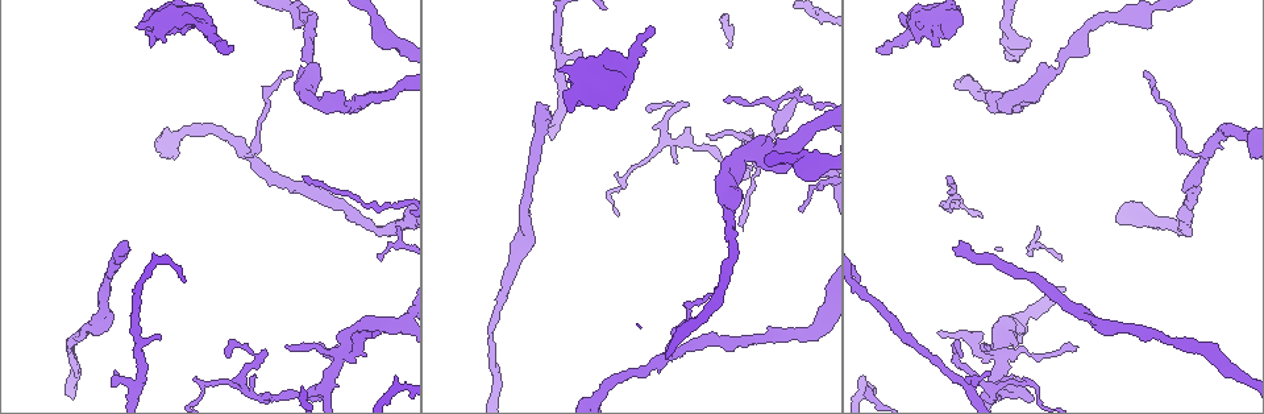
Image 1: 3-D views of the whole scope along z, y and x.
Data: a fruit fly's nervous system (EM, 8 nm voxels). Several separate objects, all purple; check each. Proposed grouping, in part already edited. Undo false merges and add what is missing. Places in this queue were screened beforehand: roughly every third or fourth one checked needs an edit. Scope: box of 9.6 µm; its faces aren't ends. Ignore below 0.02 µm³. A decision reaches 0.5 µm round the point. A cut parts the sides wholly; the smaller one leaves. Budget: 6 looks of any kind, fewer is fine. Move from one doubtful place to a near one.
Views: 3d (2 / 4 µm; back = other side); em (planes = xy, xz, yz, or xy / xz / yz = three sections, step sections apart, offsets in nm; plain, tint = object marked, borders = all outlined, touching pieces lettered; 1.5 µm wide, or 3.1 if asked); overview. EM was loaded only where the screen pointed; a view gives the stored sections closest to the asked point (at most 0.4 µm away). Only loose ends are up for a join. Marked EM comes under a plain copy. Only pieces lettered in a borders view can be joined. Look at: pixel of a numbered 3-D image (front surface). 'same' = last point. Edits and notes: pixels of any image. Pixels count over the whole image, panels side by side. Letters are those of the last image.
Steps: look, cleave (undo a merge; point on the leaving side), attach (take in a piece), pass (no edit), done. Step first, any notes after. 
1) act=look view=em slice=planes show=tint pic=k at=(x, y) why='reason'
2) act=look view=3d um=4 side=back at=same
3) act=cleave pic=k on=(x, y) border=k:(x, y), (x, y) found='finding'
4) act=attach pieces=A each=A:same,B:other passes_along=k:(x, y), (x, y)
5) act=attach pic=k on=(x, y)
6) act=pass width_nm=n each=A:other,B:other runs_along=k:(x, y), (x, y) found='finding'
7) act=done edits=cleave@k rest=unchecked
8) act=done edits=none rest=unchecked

act=look view=em slice=xy step=4 show=borders pic=1 at=(802, 88) why='branch stops here'

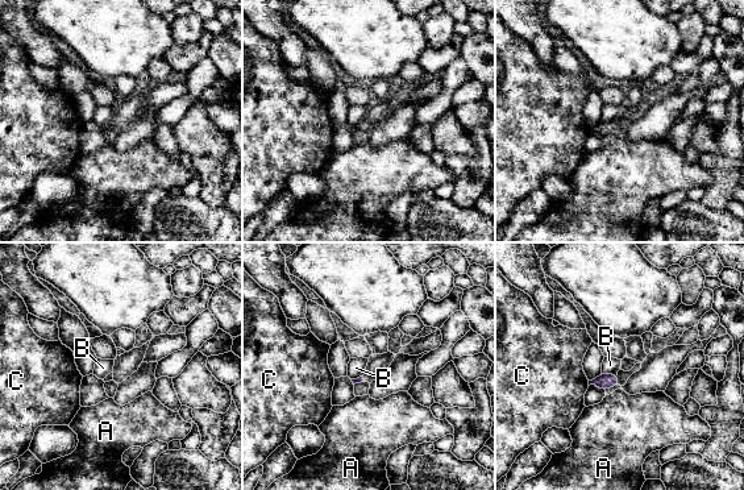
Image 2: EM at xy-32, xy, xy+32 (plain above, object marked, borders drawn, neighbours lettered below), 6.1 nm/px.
act=pass each=A:other,B:other,C:other border=2:(601, 373), (616, 374) found='none of them fits'

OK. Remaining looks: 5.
act=look view=3d um=4 pic=1 at=(580, 52) why='free end'

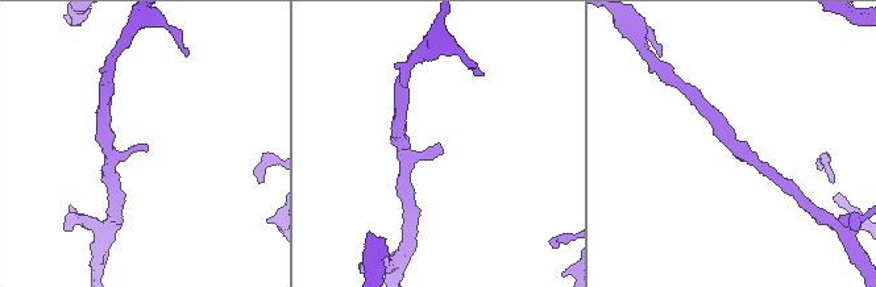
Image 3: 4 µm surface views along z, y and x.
act=look view=em slice=planes show=tint pic=3 at=(442, 150) why='need the tissue'

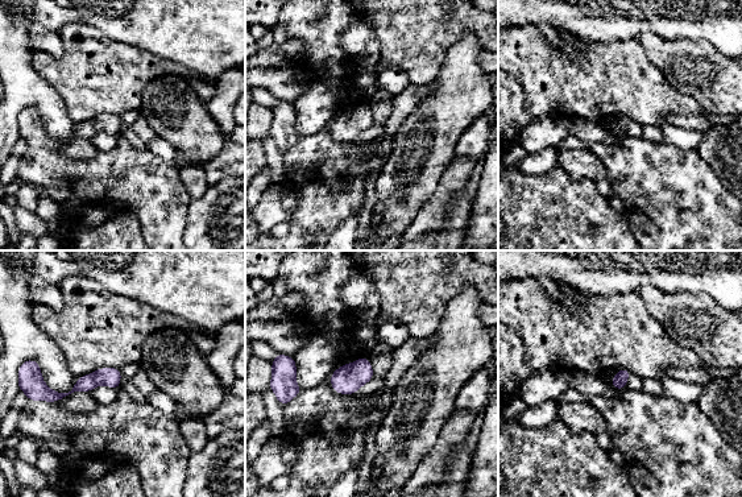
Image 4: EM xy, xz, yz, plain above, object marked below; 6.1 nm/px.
act=look view=em slice=planes show=borders at=same

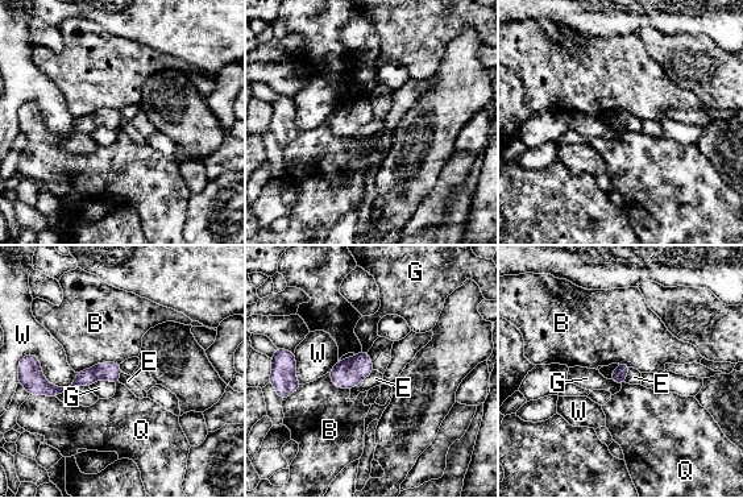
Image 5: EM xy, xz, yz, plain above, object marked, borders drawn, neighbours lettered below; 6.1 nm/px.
act=pass each=B:other,E:other,G:other,Q:other,W:other border=5:(374, 370), (351, 390) found='no lettered piece goes on from it'

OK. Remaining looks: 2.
act=look view=em slice=planes show=borders pic=1 at=(1059, 67) why='calibre changes'

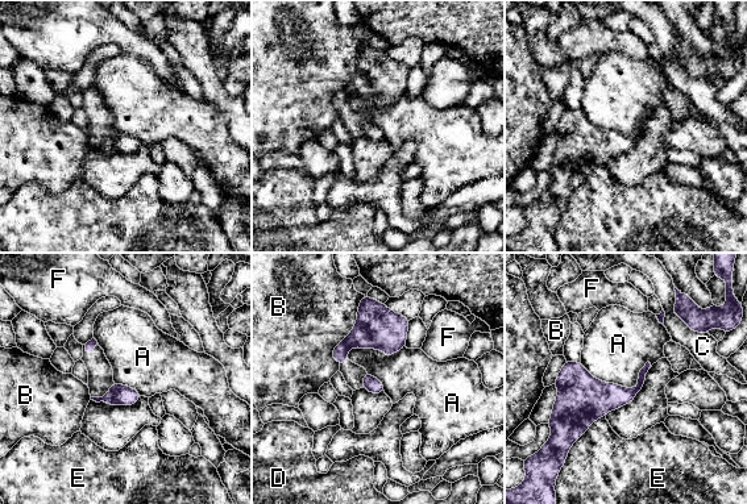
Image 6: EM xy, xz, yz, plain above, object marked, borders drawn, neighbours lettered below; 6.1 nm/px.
act=pass each=A:other,B:other,C:other,D:other,E:other,F:other border=6:(580, 362), (625, 387), (651, 366) found='continuous, no second neuron'

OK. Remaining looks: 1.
act=done edits=none rest=unchecked

